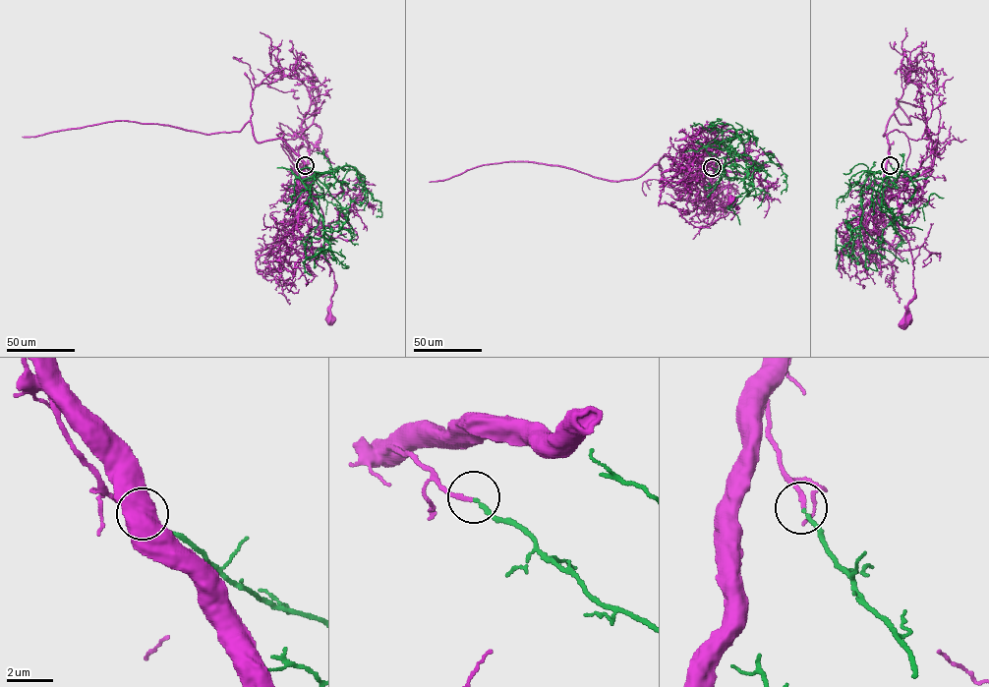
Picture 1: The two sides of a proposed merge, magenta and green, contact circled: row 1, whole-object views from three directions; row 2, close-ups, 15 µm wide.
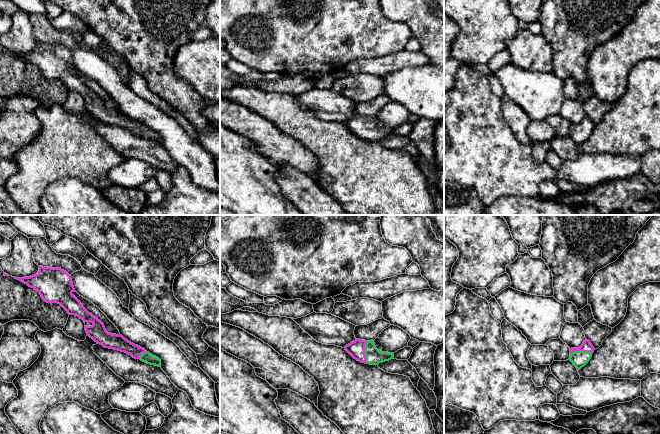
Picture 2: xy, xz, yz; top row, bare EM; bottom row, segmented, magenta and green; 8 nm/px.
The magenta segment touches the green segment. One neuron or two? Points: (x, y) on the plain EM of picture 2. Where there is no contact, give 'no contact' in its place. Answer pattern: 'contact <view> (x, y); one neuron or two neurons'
contact xz (364, 128); two neurons

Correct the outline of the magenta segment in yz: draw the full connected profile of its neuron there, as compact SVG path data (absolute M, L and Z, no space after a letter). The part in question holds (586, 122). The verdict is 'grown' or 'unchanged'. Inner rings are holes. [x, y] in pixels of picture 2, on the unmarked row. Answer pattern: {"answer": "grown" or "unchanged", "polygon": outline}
{"answer": "unchanged", "polygon": "M585 115L583 120L578 124L571 124L570 129L576 128L576 127L583 127L583 128L594 128L594 123L590 119L589 116Z"}

